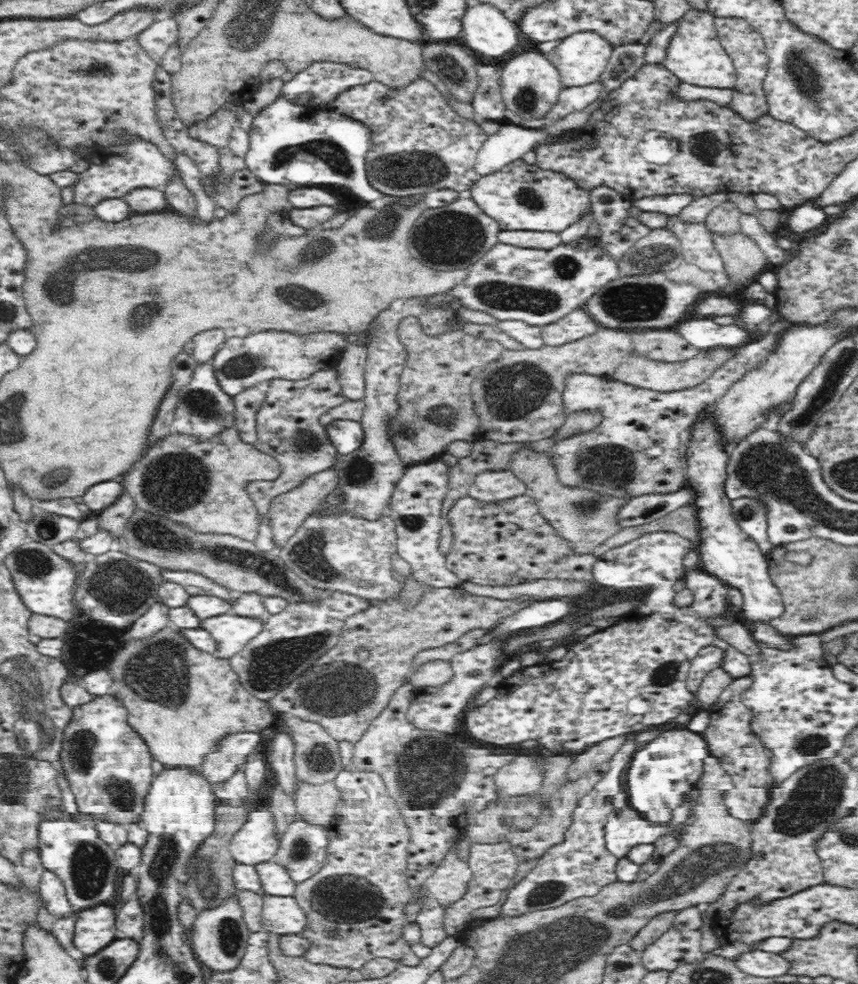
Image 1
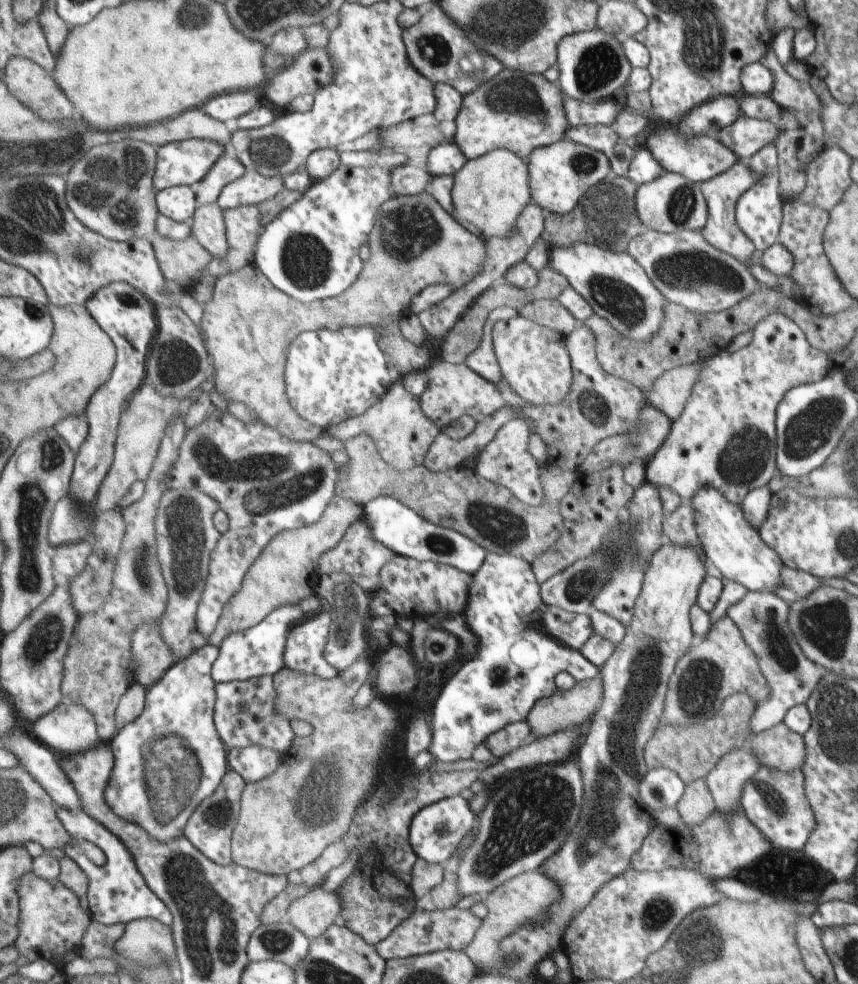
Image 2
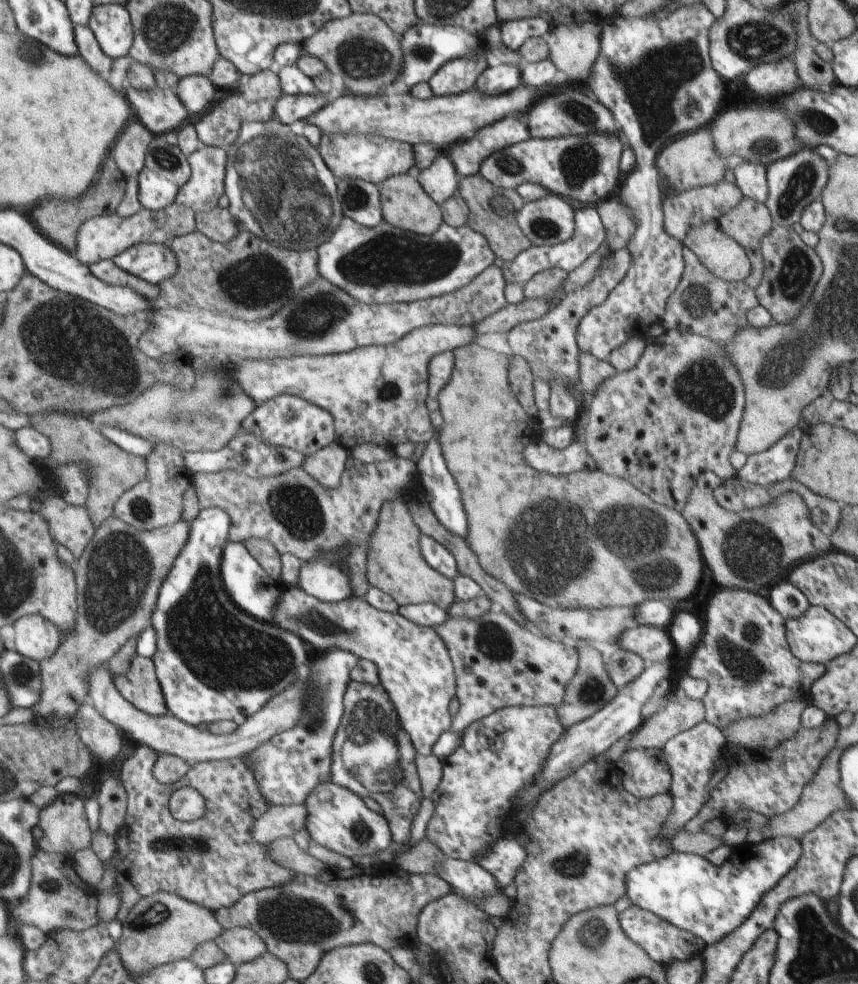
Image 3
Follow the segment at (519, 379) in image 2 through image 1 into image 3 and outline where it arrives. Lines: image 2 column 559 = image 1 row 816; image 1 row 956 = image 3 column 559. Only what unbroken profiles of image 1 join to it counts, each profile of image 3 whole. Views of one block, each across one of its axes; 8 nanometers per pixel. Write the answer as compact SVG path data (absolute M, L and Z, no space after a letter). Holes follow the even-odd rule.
M625 248L611 252L611 256L603 260L603 266L587 286L567 294L567 298L563 298L553 310L549 310L539 320L517 324L507 334L509 350L517 356L523 356L535 380L545 380L549 384L549 414L557 418L575 420L581 416L579 406L575 404L571 394L571 384L579 384L579 348L577 348L579 322L593 308L603 306L603 302L607 302L607 298L615 292L615 286L623 282L627 266L629 266L629 252Z

